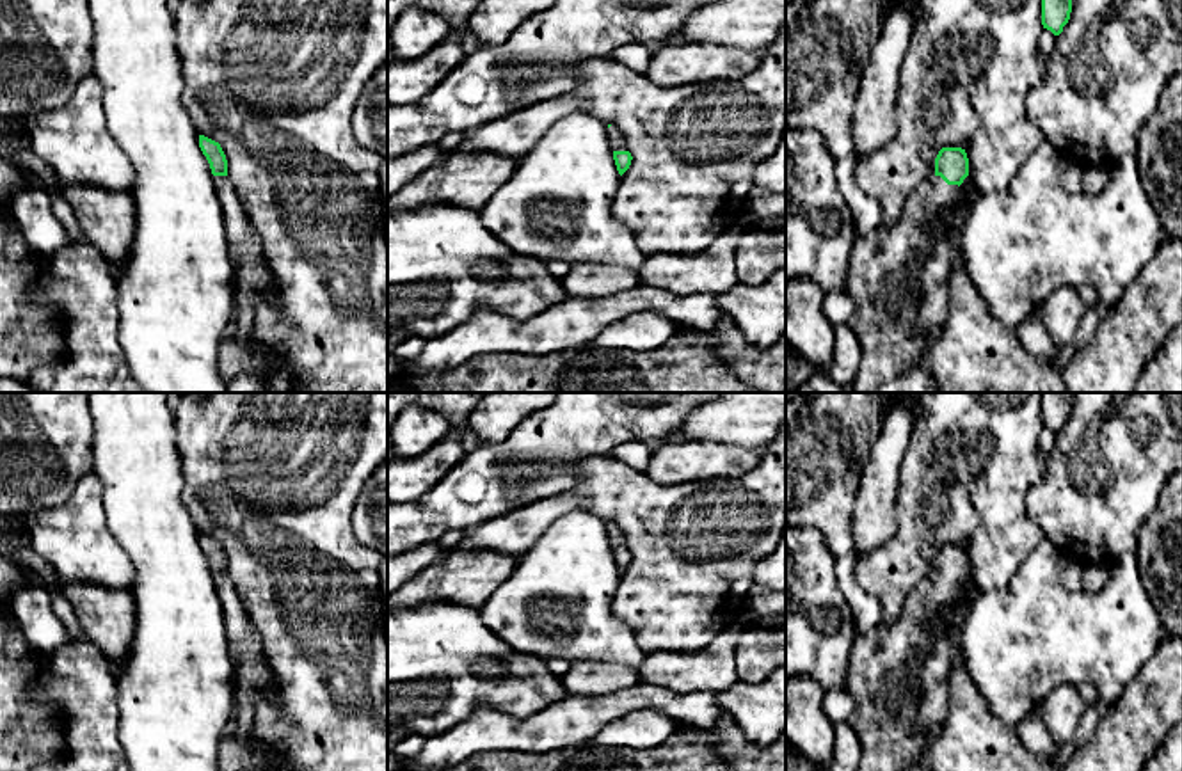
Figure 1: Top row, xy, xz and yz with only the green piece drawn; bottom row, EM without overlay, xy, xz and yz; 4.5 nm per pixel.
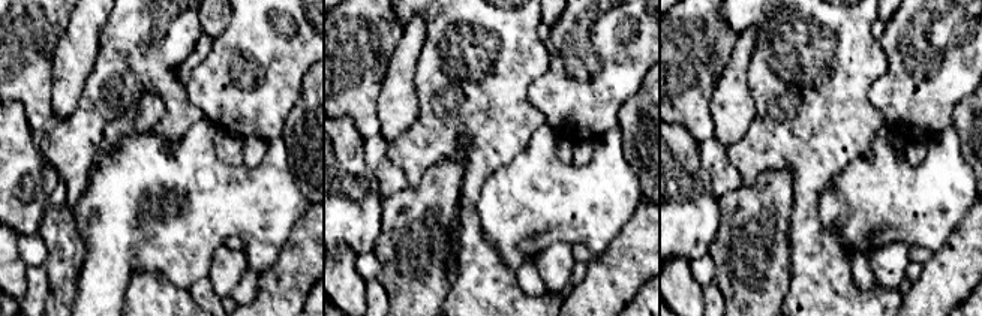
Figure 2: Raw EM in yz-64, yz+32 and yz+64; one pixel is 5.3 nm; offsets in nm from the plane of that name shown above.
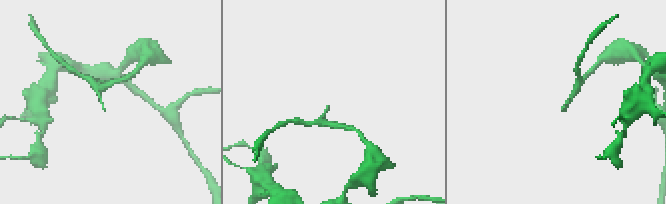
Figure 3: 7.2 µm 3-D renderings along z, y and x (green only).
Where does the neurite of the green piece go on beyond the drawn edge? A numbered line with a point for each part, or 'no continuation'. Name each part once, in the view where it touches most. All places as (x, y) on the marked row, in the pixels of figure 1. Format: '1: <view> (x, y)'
1: yz (884, 283)

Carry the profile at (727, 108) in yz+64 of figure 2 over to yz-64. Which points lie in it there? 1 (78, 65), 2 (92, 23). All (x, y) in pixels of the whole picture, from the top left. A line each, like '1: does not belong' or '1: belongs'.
1: belongs
2: belongs

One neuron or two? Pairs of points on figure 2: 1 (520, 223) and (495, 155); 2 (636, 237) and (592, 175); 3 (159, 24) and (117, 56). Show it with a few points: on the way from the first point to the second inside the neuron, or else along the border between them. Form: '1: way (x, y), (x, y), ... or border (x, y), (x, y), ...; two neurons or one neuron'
1: border (528, 146), (495, 169), (479, 195); two neurons
2: border (642, 199), (633, 216), (604, 252); two neurons
3: way (149, 35), (128, 56); one neuron

